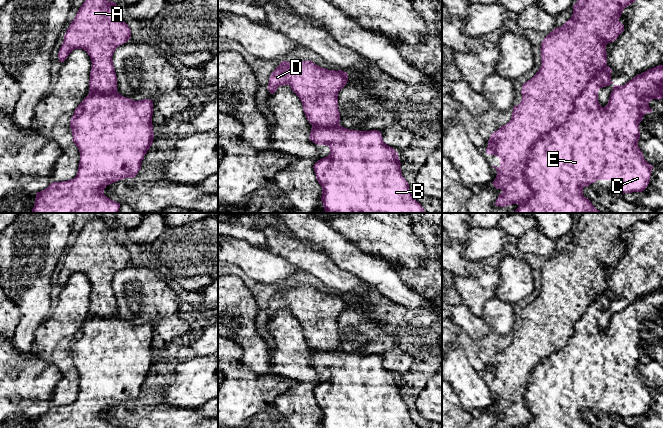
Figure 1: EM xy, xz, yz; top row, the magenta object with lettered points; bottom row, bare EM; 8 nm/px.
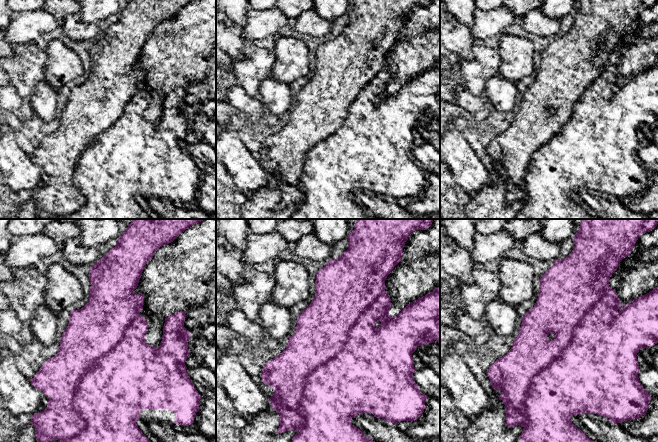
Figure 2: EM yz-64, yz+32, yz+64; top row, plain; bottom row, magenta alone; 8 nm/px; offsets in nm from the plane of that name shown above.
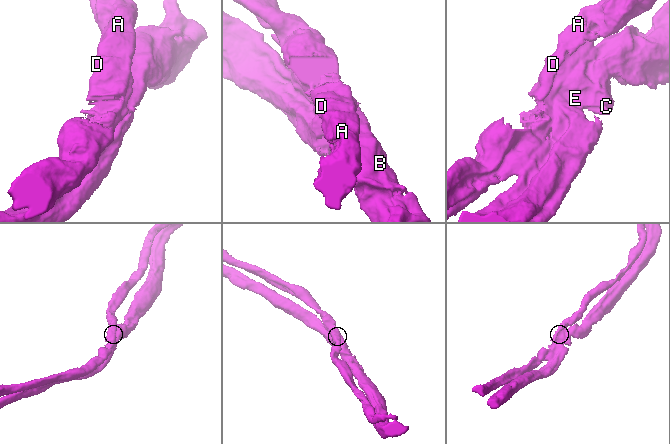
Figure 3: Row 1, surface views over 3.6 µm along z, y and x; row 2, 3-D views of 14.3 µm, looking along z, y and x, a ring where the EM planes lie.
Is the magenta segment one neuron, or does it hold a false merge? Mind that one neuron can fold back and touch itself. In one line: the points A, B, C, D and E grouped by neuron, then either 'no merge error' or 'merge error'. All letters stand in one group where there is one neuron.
A D / B C E; merge error

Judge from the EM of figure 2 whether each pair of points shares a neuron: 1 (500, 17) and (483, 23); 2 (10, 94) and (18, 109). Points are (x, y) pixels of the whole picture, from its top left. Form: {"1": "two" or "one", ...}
{"1": "one", "2": "one"}

